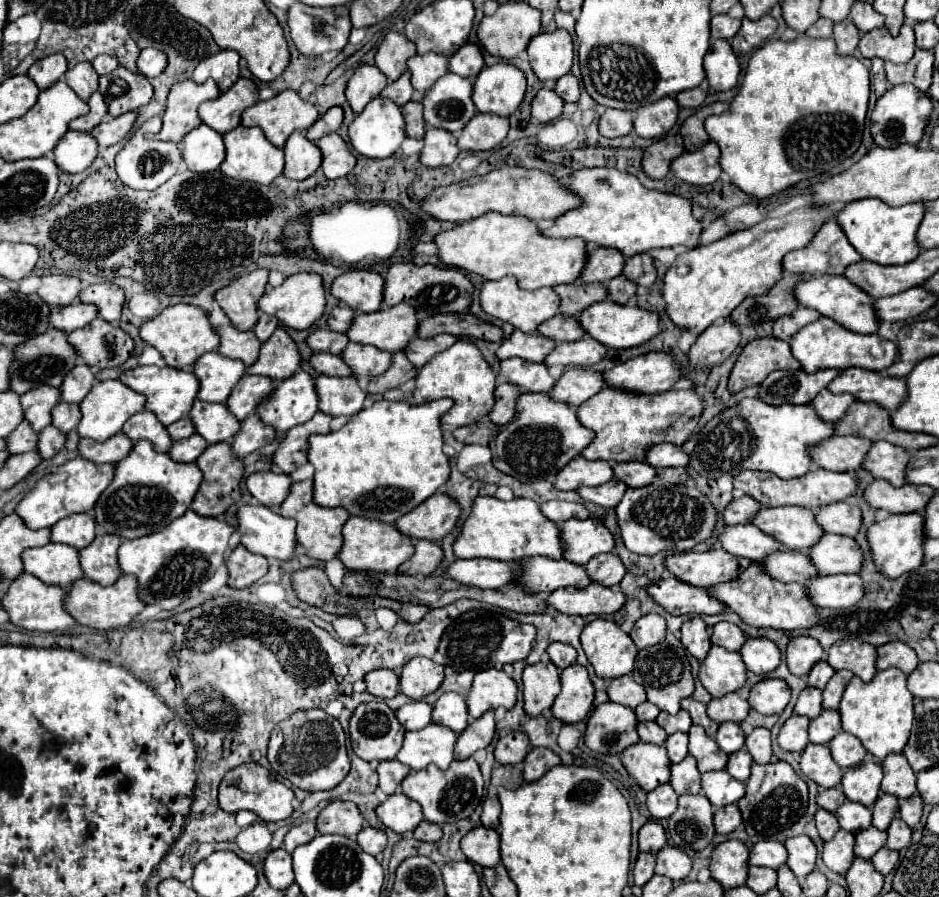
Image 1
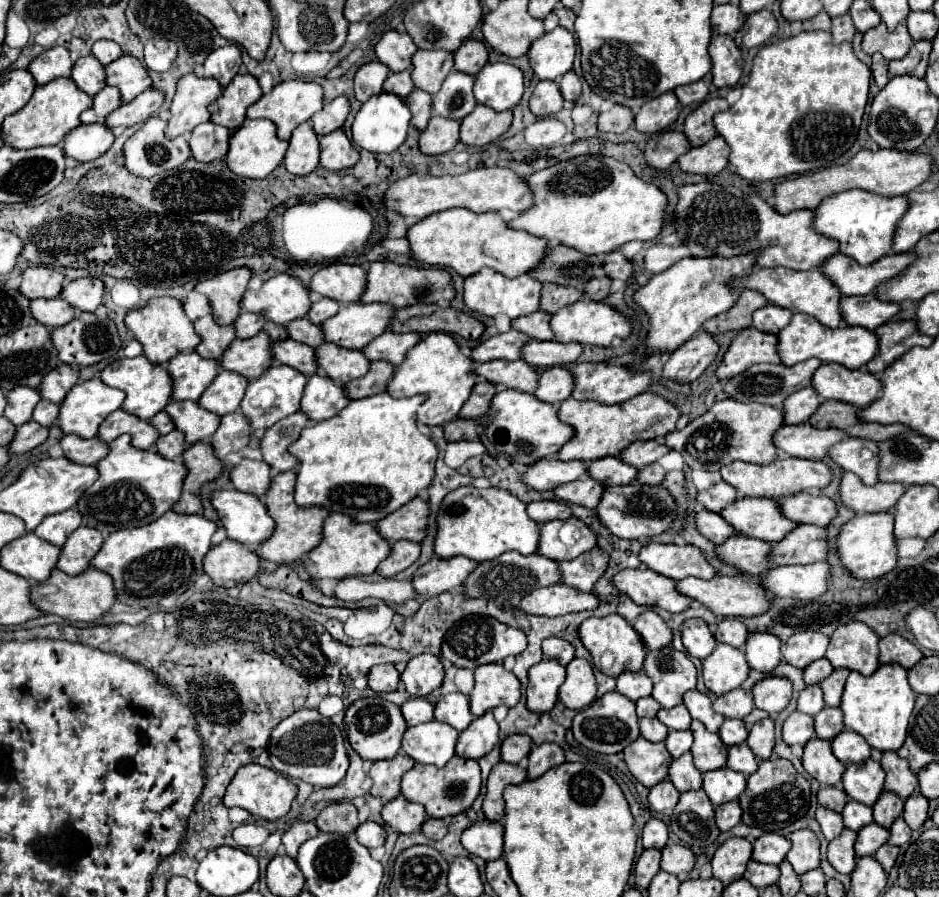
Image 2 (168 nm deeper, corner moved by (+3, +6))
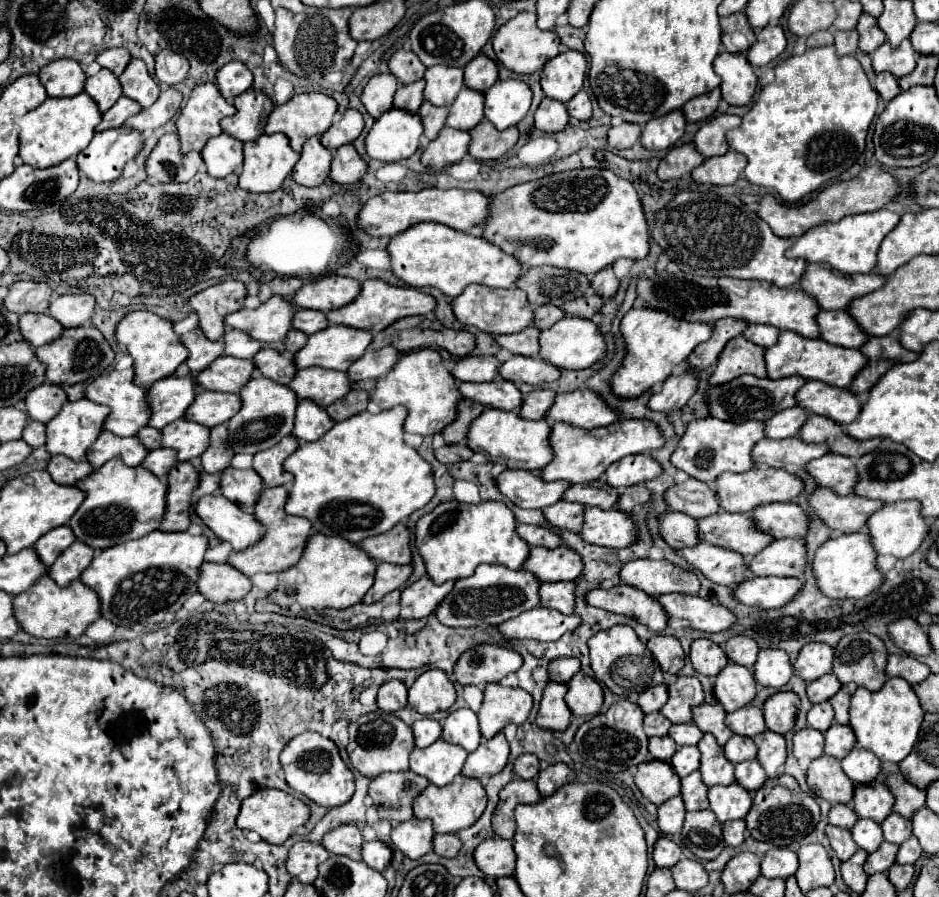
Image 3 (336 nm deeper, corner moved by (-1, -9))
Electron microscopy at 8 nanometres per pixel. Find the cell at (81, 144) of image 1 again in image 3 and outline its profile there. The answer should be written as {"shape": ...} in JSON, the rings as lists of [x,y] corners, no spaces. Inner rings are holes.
{"shape":[[[127,127],[109,129],[95,133],[93,141],[77,155],[77,165],[91,181],[109,183],[121,175],[123,165],[131,161],[141,147],[143,137],[139,131]]]}

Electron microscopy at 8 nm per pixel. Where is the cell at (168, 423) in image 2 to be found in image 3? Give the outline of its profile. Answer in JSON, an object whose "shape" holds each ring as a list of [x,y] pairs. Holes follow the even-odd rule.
{"shape":[[[145,427],[143,431],[139,431],[139,441],[147,447],[147,449],[159,449],[161,447],[161,431],[155,427]]]}

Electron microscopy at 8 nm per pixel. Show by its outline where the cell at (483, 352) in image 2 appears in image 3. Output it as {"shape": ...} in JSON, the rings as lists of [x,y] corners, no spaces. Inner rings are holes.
{"shape":[[[493,355],[487,357],[463,357],[457,361],[455,369],[451,371],[457,381],[495,381],[499,379],[499,365],[501,361]]]}

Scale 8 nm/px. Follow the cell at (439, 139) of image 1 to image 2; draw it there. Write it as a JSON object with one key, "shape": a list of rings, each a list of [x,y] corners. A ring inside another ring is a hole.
{"shape":[[[433,116],[429,126],[421,132],[419,148],[423,154],[445,154],[455,148],[459,142],[459,122],[457,120],[443,120],[441,116]]]}

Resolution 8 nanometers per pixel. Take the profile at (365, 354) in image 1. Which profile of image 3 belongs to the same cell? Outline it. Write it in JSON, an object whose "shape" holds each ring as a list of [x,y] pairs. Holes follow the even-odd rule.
{"shape":[[[311,367],[297,371],[291,389],[299,399],[313,399],[321,407],[329,407],[351,391],[351,379],[343,371]]]}

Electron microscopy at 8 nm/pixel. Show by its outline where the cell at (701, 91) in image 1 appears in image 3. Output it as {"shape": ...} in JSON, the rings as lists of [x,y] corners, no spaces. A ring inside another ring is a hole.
{"shape":[[[713,89],[709,93],[705,93],[705,95],[699,95],[699,97],[691,99],[691,101],[687,101],[683,105],[685,119],[691,121],[691,123],[699,123],[699,121],[709,119],[715,113],[715,109],[717,109],[719,99],[721,99],[719,89]]]}

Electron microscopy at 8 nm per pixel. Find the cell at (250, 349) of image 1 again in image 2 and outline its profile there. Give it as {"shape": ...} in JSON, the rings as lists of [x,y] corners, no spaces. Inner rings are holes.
{"shape":[[[211,314],[197,318],[193,322],[193,326],[201,338],[199,346],[195,346],[195,352],[203,358],[219,358],[223,354],[223,350],[231,344],[231,340],[235,340],[235,328],[215,324]]]}

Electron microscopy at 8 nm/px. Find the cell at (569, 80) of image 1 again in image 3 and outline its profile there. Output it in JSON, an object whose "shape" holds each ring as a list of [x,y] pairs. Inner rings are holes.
{"shape":[[[579,91],[571,101],[567,101],[567,111],[573,119],[587,121],[591,117],[591,101],[585,91]]]}

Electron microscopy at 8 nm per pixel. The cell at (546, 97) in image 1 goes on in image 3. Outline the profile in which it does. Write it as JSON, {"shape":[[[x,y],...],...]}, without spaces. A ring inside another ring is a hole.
{"shape":[[[545,97],[535,113],[535,127],[543,133],[557,133],[563,131],[569,123],[569,115],[565,103]]]}

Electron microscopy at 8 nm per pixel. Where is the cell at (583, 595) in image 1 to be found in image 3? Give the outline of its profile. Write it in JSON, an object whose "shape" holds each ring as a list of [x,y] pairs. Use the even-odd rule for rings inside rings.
{"shape":[[[537,607],[531,609],[507,623],[499,625],[499,631],[513,639],[537,639],[537,641],[555,641],[563,633],[579,627],[579,615],[563,615],[557,609]]]}

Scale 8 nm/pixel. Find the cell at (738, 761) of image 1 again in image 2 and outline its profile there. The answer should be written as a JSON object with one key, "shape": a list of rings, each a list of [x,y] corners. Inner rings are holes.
{"shape":[[[737,744],[737,746],[729,748],[727,766],[731,770],[743,772],[745,776],[751,776],[757,770],[757,758],[755,758],[755,754],[751,752],[751,748],[747,744]]]}

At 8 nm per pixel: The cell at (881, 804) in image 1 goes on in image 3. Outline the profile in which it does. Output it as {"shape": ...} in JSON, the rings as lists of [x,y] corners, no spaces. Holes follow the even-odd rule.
{"shape":[[[897,813],[889,815],[881,823],[881,829],[883,829],[885,841],[895,843],[895,845],[901,845],[901,843],[905,843],[911,837],[911,821],[901,817],[901,815],[897,815]]]}

